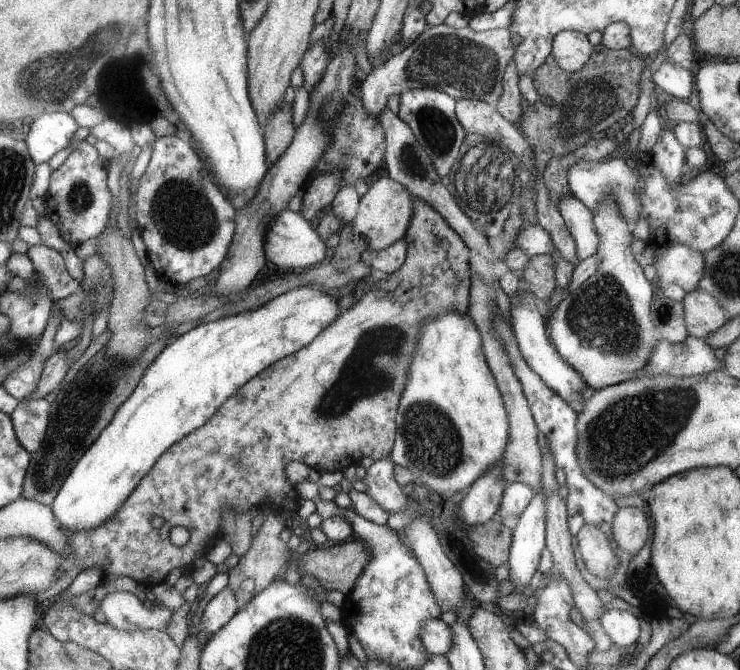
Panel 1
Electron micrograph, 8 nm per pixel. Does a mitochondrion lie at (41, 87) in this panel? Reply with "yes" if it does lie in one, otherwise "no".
yes

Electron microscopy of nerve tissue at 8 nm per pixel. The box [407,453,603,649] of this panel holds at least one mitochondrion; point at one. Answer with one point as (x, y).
(479, 574)

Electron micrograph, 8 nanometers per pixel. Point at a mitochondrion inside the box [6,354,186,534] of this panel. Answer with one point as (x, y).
(52, 462)

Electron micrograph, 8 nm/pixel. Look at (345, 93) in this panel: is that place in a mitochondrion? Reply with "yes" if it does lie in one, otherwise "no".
no

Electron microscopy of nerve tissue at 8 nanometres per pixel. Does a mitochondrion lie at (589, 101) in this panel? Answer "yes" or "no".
yes

